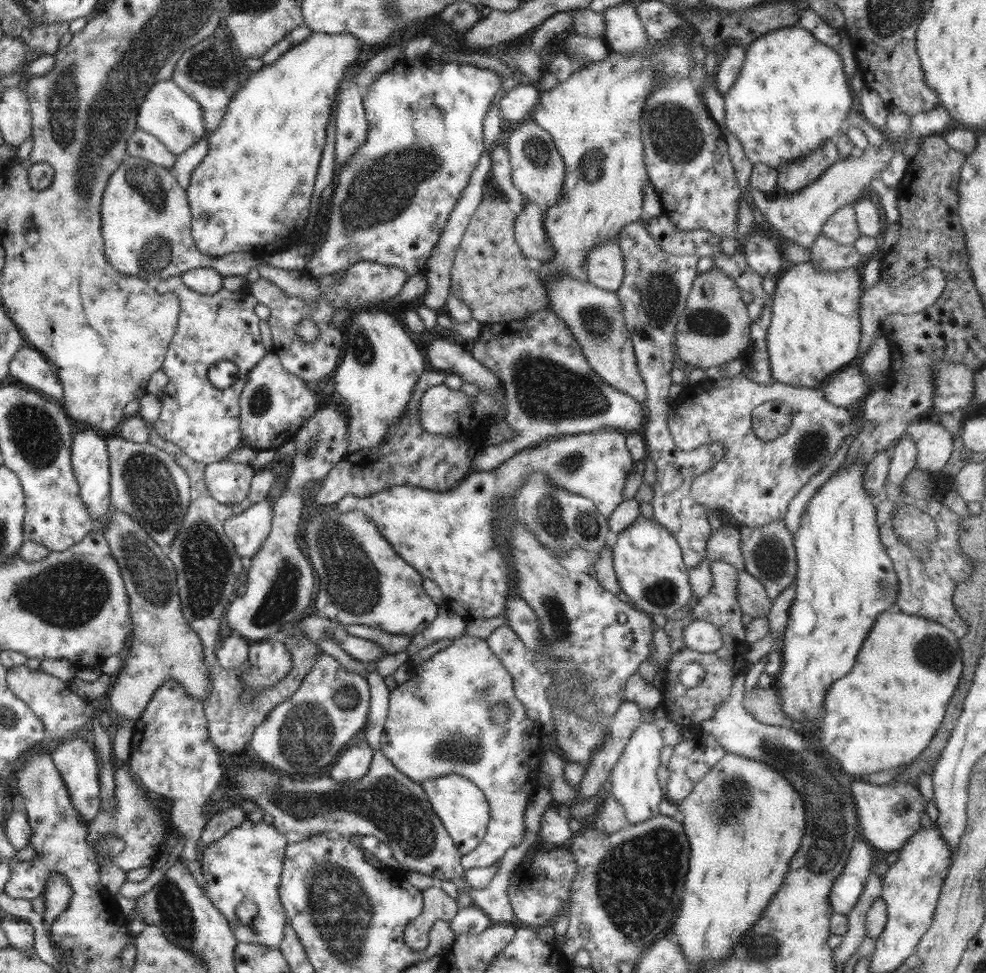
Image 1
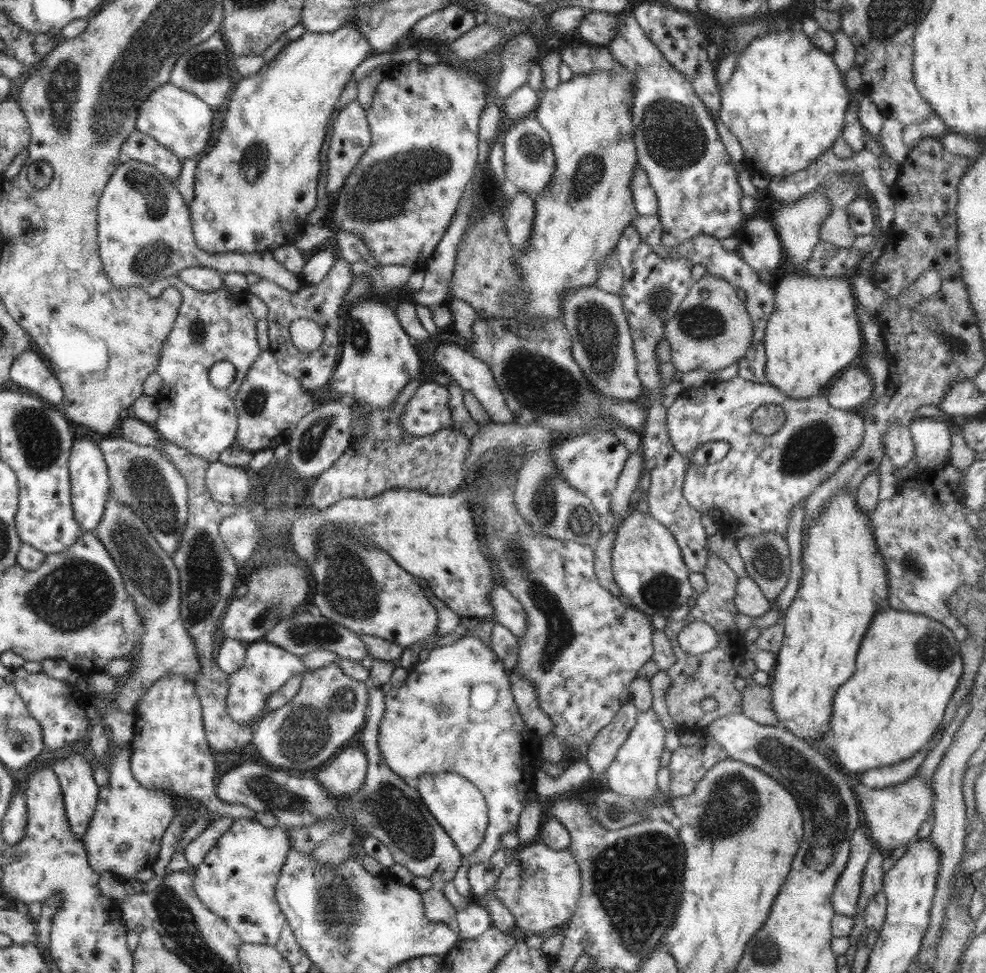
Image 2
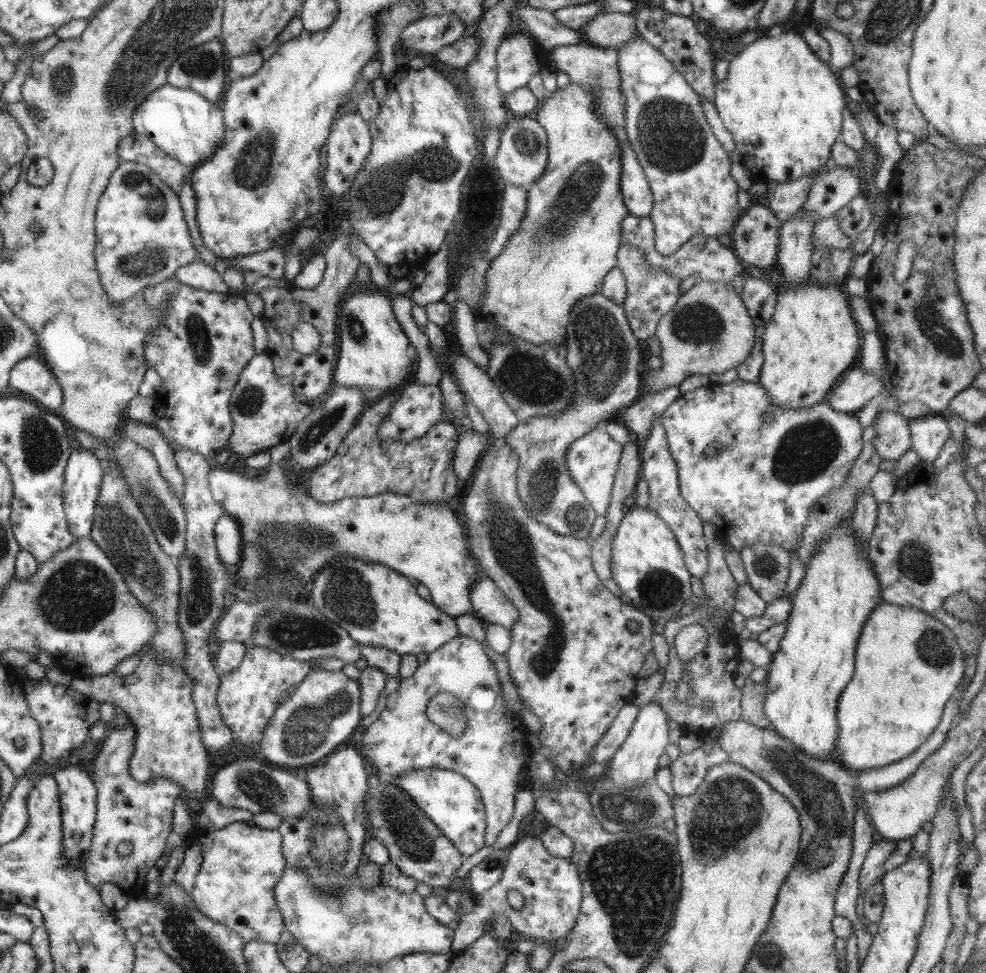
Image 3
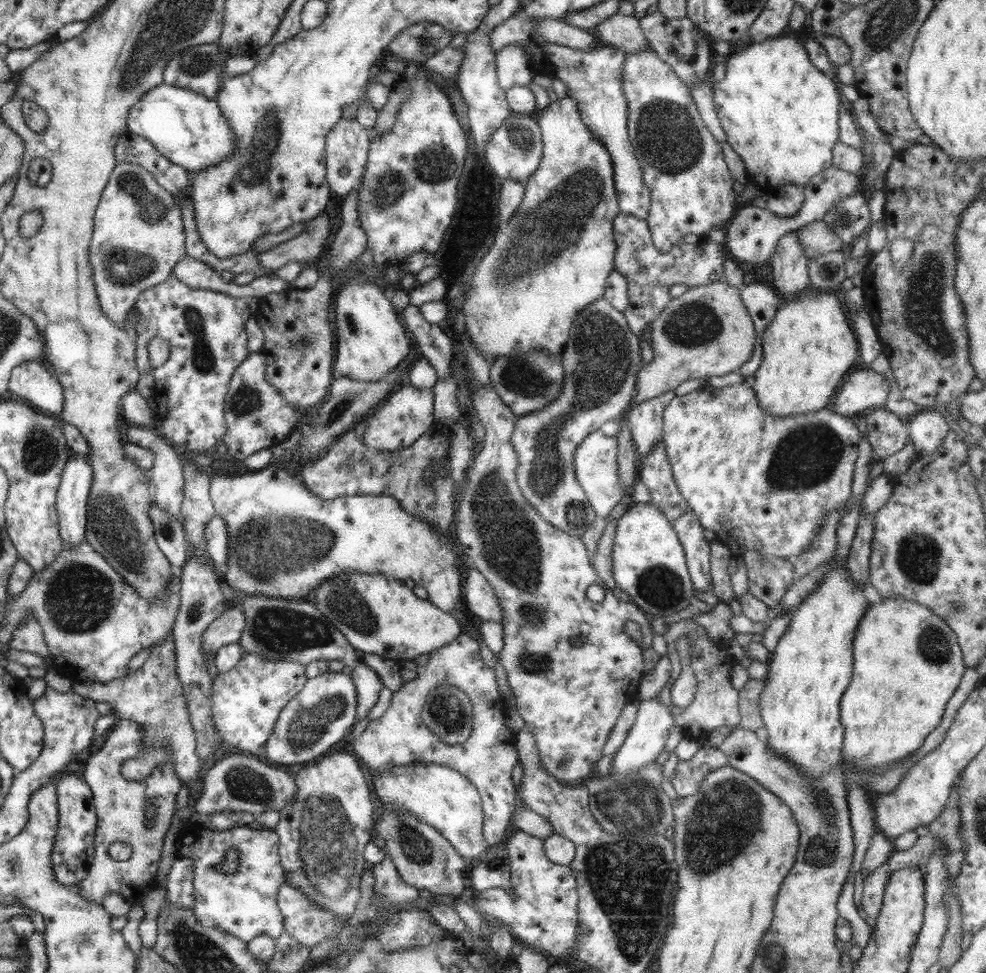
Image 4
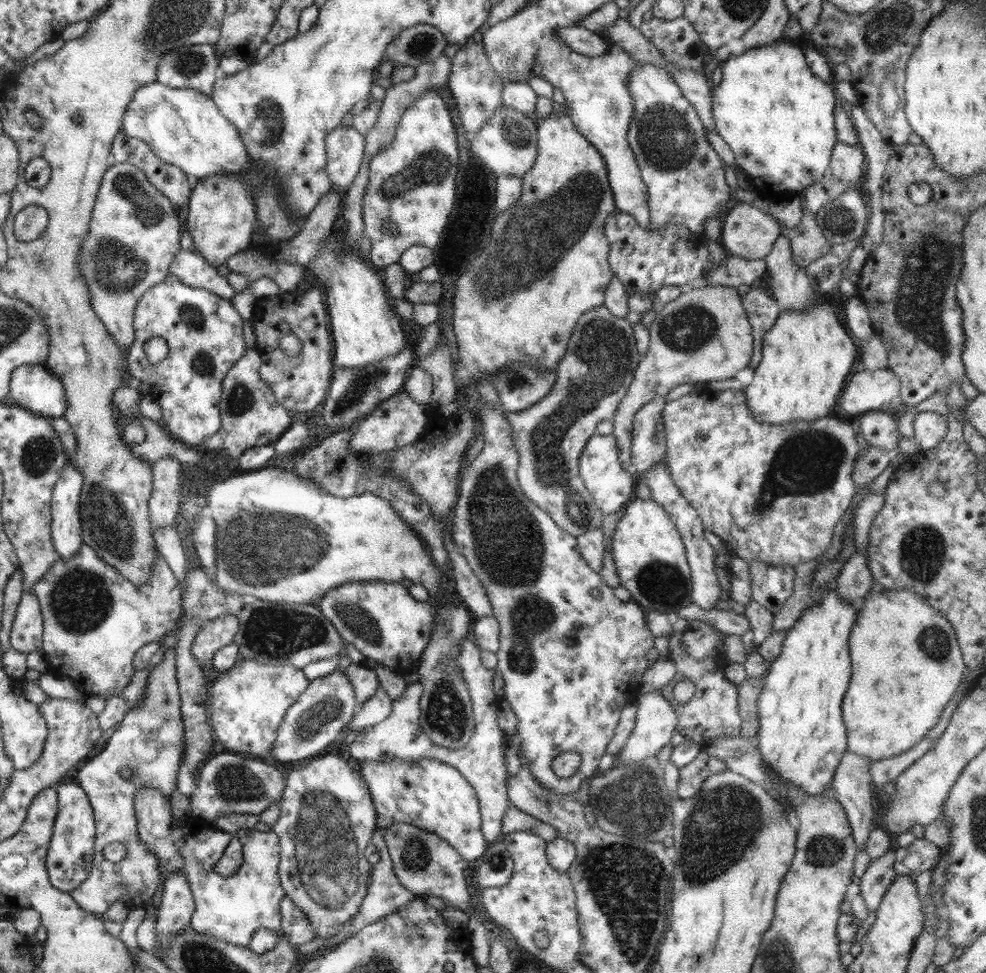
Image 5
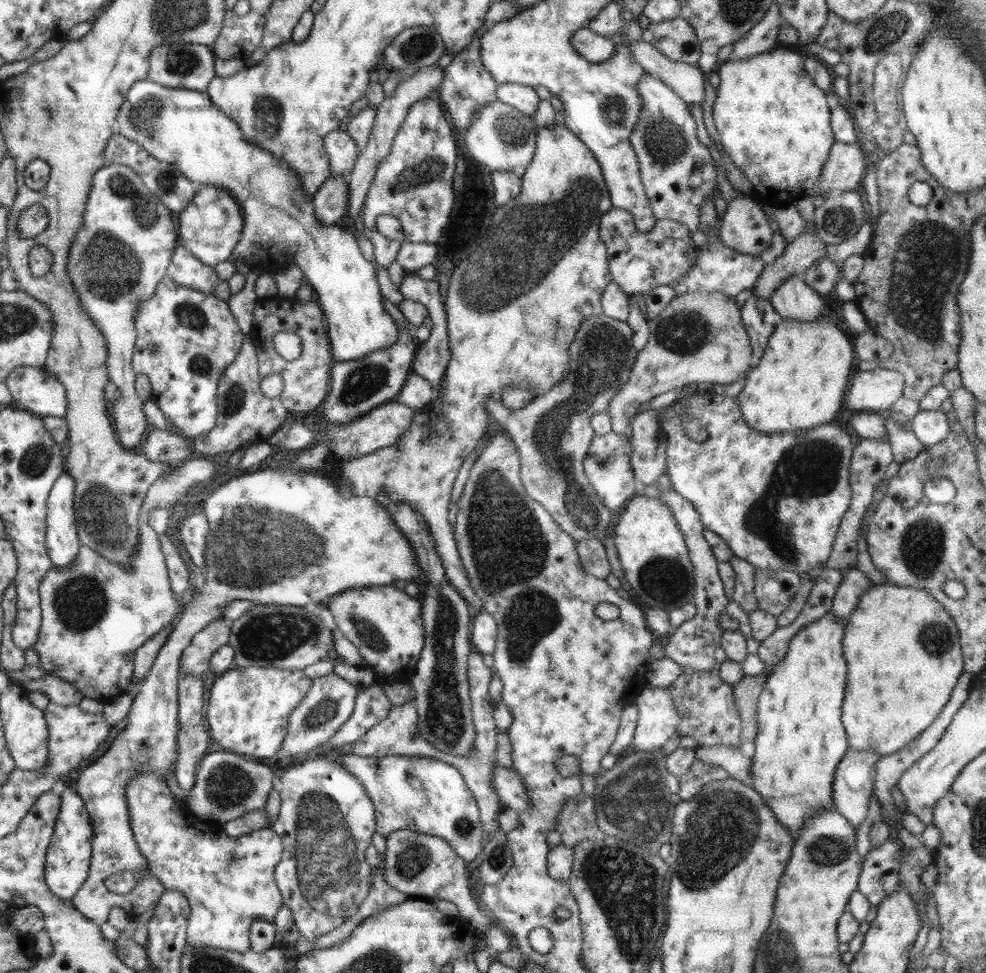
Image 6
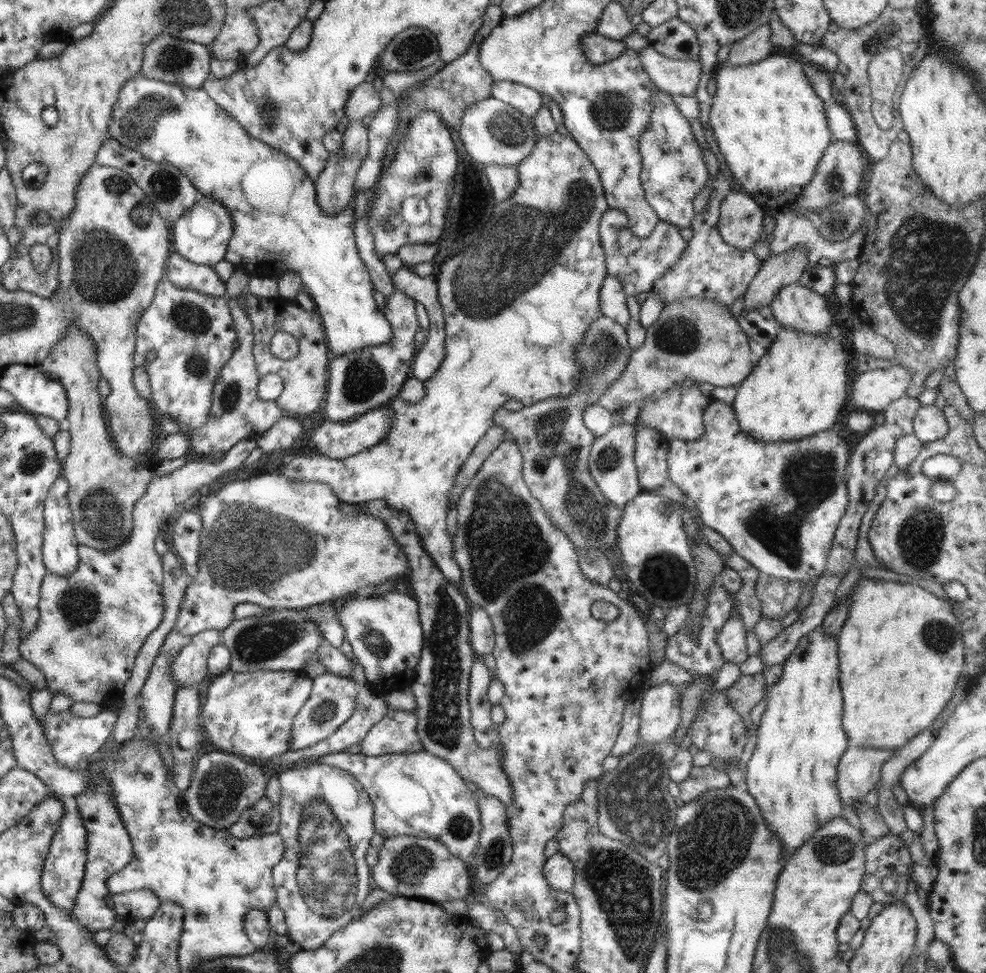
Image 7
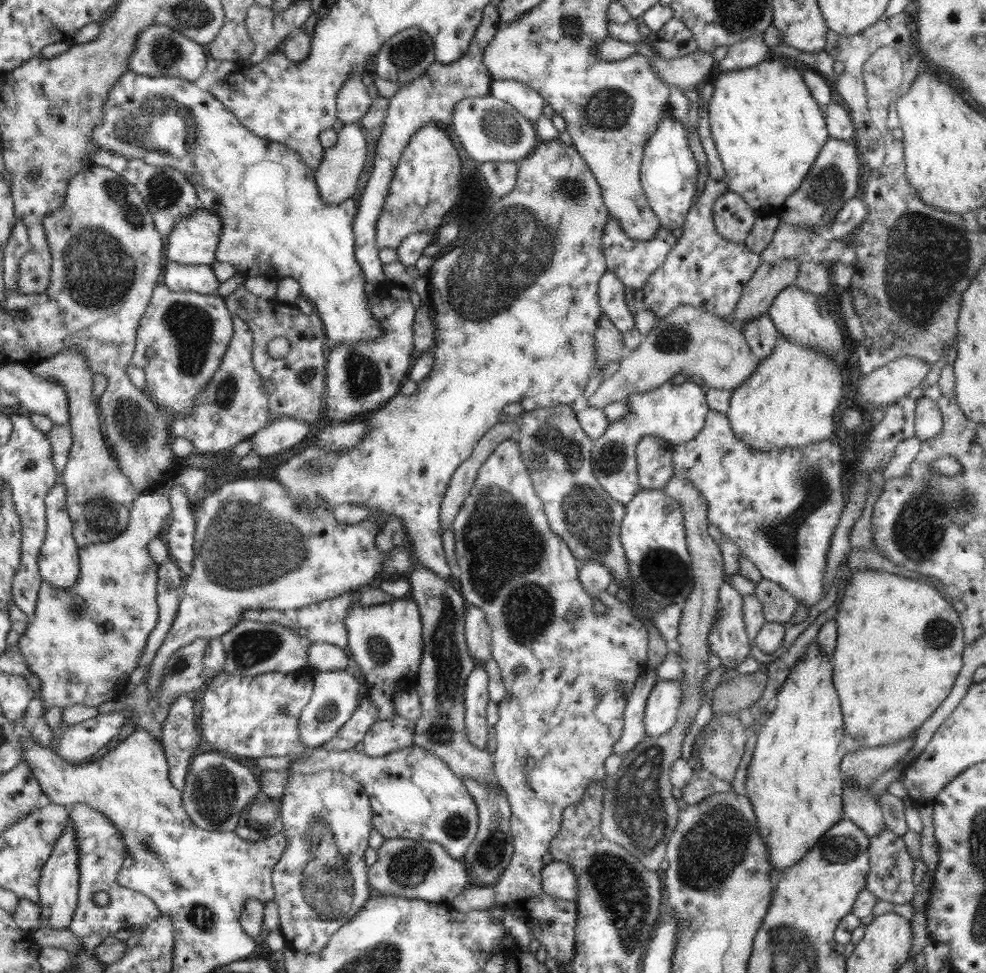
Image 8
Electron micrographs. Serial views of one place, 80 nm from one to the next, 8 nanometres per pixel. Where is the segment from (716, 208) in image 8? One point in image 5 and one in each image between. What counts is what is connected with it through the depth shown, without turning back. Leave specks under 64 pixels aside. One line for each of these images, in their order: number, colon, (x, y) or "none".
5: (750, 233)
6: (745, 227)
7: (740, 224)

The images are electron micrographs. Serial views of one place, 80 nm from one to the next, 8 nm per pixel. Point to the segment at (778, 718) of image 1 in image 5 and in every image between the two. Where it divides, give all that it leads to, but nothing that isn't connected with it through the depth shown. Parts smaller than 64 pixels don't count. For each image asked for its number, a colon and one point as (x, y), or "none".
2: (756, 700)
3: (753, 700)
4: (749, 693)
5: (748, 691)

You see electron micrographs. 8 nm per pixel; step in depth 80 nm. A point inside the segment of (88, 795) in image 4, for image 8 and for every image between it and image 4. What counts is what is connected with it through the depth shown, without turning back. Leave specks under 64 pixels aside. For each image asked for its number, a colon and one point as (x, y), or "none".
5: (70, 853)
6: (69, 853)
7: (63, 870)
8: (58, 884)

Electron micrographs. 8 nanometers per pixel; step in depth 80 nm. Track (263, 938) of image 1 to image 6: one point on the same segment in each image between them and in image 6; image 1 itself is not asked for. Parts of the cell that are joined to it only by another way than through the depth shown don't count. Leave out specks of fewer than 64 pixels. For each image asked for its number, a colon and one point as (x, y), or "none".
2: (236, 881)
3: (243, 862)
4: (244, 904)
5: (231, 908)
6: (228, 882)

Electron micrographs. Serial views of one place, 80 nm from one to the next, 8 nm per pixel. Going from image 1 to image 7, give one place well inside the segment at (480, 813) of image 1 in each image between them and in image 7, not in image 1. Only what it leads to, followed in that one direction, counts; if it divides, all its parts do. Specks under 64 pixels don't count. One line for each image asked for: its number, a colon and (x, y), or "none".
2: (460, 808)
3: (449, 799)
4: (440, 796)
5: (434, 796)
6: (424, 794)
7: (419, 794)

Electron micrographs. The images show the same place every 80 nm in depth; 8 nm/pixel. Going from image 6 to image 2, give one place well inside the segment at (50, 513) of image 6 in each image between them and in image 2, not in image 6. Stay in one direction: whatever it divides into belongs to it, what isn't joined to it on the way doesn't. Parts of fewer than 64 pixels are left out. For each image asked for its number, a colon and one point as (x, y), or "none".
2: (90, 486)
3: (83, 475)
4: (76, 480)
5: (66, 529)

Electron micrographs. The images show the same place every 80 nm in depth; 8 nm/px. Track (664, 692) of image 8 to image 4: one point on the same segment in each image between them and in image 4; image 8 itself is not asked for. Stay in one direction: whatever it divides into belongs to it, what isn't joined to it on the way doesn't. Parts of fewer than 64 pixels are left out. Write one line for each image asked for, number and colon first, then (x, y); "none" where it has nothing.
4: (646, 739)
5: (655, 719)
6: (658, 721)
7: (660, 712)

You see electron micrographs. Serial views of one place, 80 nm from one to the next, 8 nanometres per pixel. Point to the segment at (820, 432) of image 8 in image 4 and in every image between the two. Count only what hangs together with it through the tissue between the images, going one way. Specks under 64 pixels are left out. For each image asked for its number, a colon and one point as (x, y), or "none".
4: (808, 348)
5: (807, 355)
6: (800, 382)
7: (797, 388)

